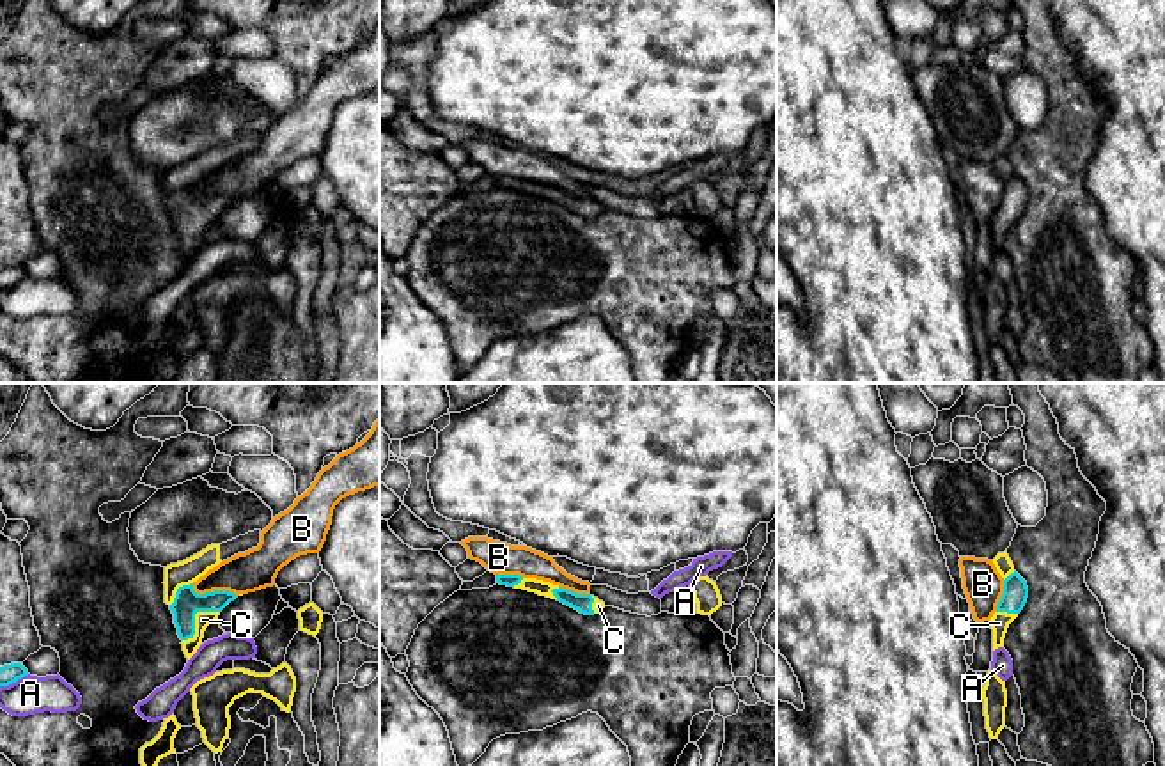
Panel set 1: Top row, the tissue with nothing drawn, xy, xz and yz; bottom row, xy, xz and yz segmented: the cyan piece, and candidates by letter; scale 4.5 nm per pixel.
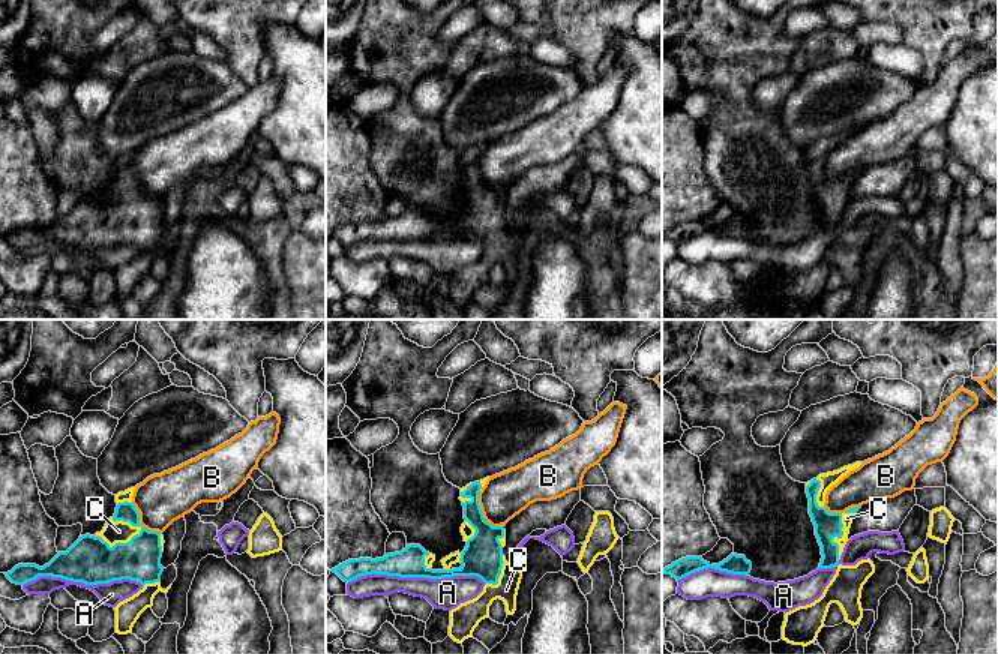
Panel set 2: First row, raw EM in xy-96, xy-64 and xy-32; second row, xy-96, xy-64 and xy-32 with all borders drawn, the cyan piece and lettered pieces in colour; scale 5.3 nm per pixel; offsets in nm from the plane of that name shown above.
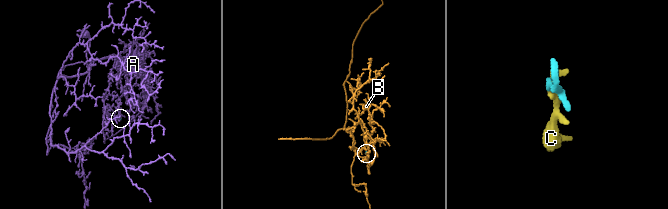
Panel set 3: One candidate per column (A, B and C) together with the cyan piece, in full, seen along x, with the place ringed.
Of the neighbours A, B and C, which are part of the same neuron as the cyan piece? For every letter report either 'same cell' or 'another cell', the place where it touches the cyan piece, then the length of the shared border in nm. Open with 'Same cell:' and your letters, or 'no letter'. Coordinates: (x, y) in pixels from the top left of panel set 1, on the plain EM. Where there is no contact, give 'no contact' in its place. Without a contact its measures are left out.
Same cell: C
A: another cell; meets cyan in xy at (15, 284); contact 150 nm long
B: another cell; meets cyan in xy at (213, 194); contact 220 nm long
C: same cell; meets cyan in xy at (194, 220); contact 220 nm long

